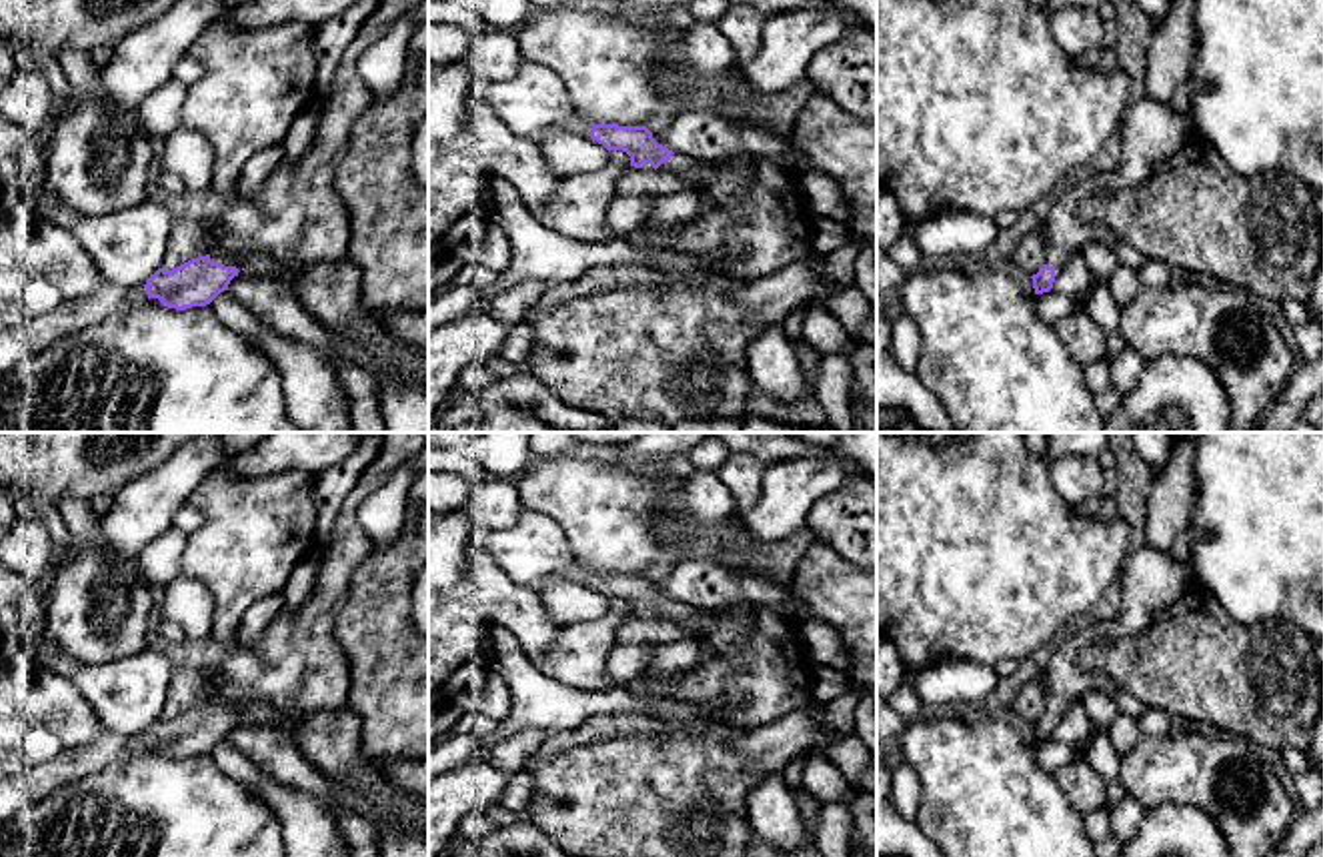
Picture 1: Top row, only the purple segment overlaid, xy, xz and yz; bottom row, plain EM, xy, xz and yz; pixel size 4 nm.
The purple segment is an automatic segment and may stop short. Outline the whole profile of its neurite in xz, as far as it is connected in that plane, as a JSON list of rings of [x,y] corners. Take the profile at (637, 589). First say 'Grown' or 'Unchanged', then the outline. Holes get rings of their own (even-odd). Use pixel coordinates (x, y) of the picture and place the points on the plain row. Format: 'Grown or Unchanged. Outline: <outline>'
Grown. Outline: [[[578,565],[548,575],[540,587],[556,581],[586,583],[608,601],[622,599],[630,605],[630,615],[650,613],[654,619],[685,623],[693,629],[699,645],[699,661],[683,671],[677,681],[630,681],[628,689],[638,695],[671,697],[681,701],[701,701],[721,705],[735,725],[757,729],[781,717],[803,711],[811,695],[813,661],[799,635],[799,621],[767,607],[751,603],[727,605],[719,611],[701,611],[677,603],[652,587],[646,575],[590,573]]]

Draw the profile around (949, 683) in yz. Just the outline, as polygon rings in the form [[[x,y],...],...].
[[[943,659],[919,673],[917,695],[925,711],[957,707],[977,711],[997,685],[999,677],[989,663]]]

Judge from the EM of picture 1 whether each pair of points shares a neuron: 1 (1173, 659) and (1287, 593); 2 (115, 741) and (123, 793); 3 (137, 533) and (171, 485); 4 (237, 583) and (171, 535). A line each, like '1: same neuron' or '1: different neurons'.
1: different neurons
2: different neurons
3: same neuron
4: different neurons

